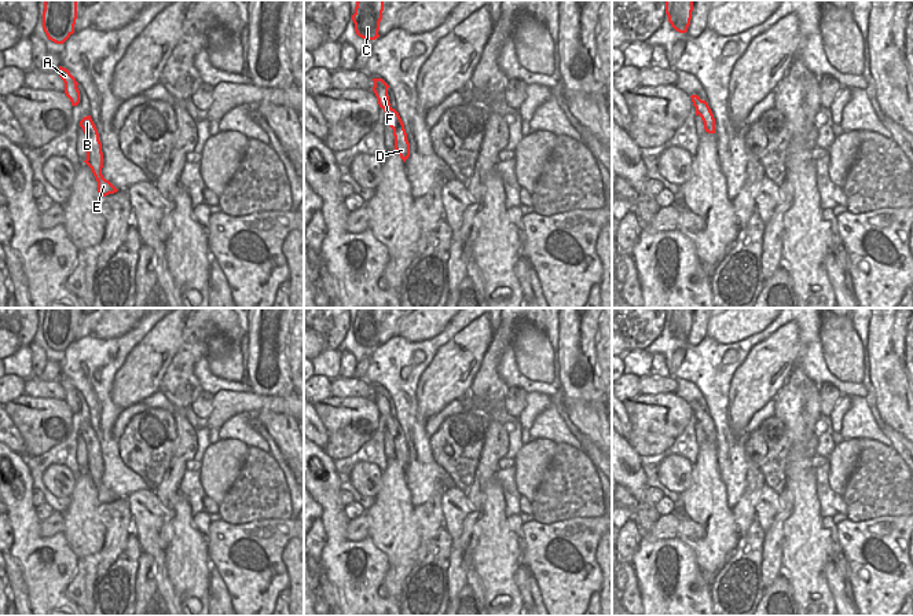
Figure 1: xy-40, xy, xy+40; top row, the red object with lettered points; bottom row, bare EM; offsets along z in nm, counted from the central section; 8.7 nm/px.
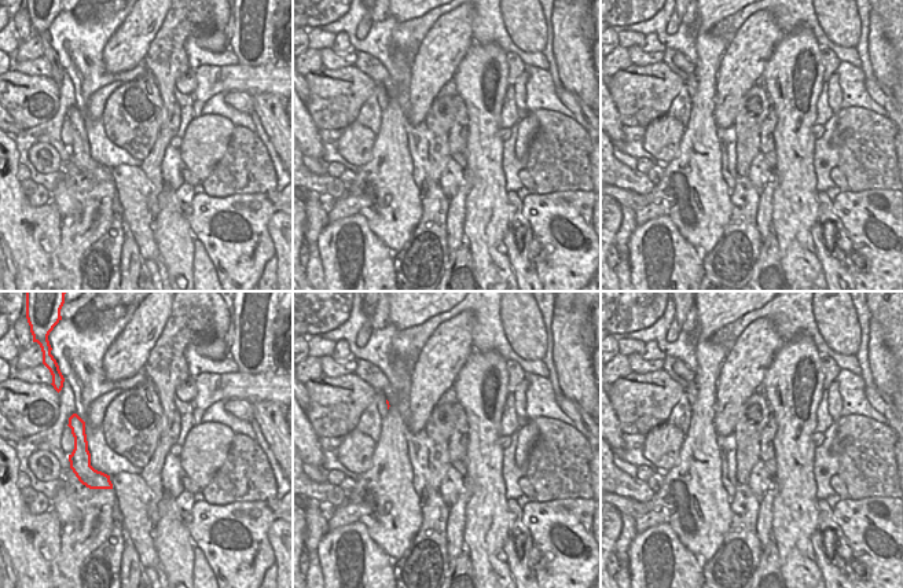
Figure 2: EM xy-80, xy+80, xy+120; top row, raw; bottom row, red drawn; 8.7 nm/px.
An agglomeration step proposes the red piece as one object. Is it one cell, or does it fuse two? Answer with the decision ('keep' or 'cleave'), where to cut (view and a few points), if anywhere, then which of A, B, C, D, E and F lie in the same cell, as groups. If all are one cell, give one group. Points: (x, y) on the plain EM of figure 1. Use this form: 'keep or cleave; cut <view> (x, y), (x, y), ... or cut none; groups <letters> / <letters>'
keep; cut none; groups A B C D E F

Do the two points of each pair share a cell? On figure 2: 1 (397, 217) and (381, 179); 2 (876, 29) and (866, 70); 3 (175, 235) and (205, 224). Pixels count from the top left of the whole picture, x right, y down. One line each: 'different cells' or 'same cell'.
1: same cell
2: different cells
3: different cells

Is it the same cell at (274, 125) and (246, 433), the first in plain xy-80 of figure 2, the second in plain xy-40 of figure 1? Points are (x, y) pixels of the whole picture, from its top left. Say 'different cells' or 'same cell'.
different cells

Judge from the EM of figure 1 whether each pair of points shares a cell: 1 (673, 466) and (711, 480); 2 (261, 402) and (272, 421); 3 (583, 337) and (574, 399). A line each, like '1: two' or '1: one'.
1: two
2: two
3: one

